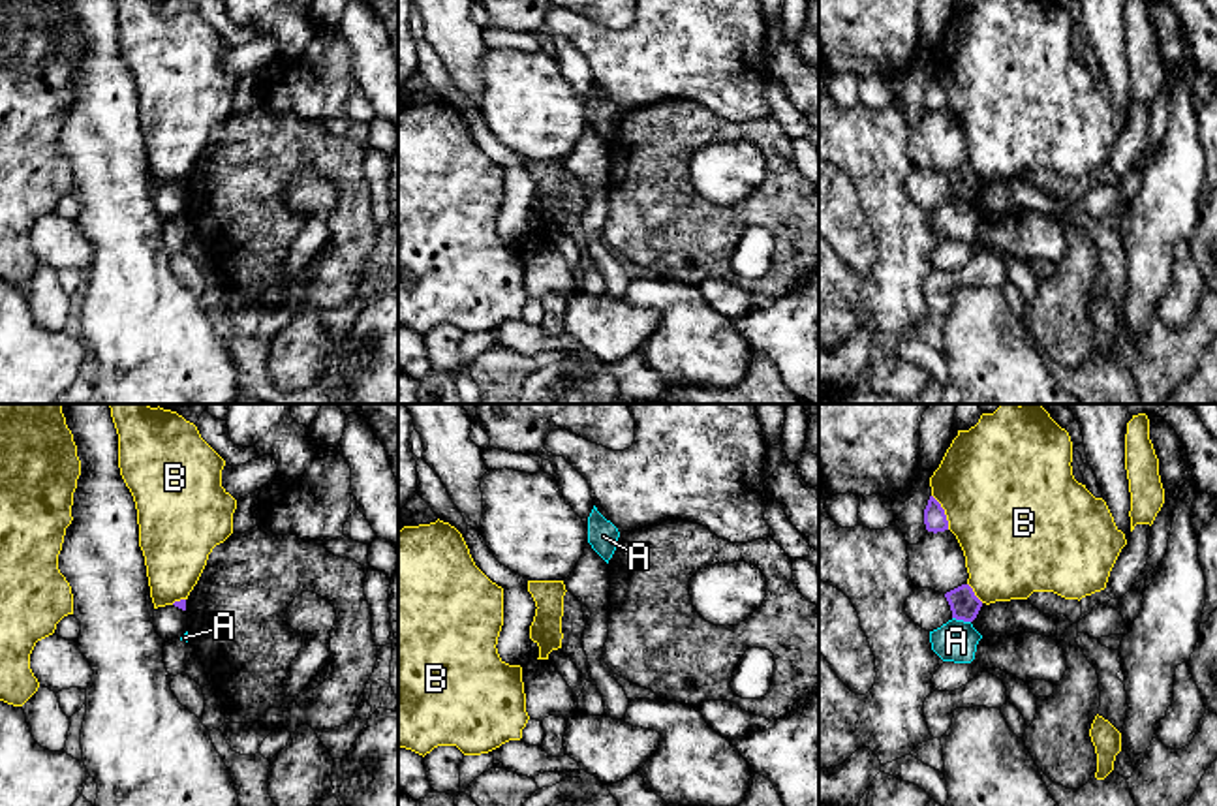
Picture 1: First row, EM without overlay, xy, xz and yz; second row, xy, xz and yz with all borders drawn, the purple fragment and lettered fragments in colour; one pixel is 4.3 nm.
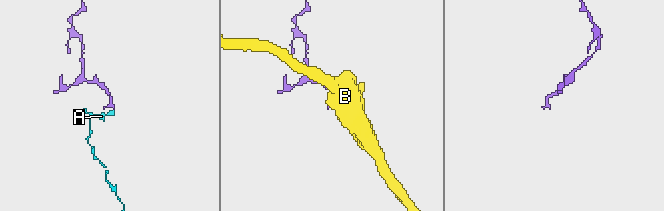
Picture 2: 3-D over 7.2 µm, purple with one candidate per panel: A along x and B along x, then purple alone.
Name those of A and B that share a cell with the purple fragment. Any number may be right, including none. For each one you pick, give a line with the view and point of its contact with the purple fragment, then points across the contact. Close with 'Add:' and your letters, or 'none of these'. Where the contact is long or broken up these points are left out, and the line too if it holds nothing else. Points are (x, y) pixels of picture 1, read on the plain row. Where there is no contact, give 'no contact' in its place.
Add: none of these

